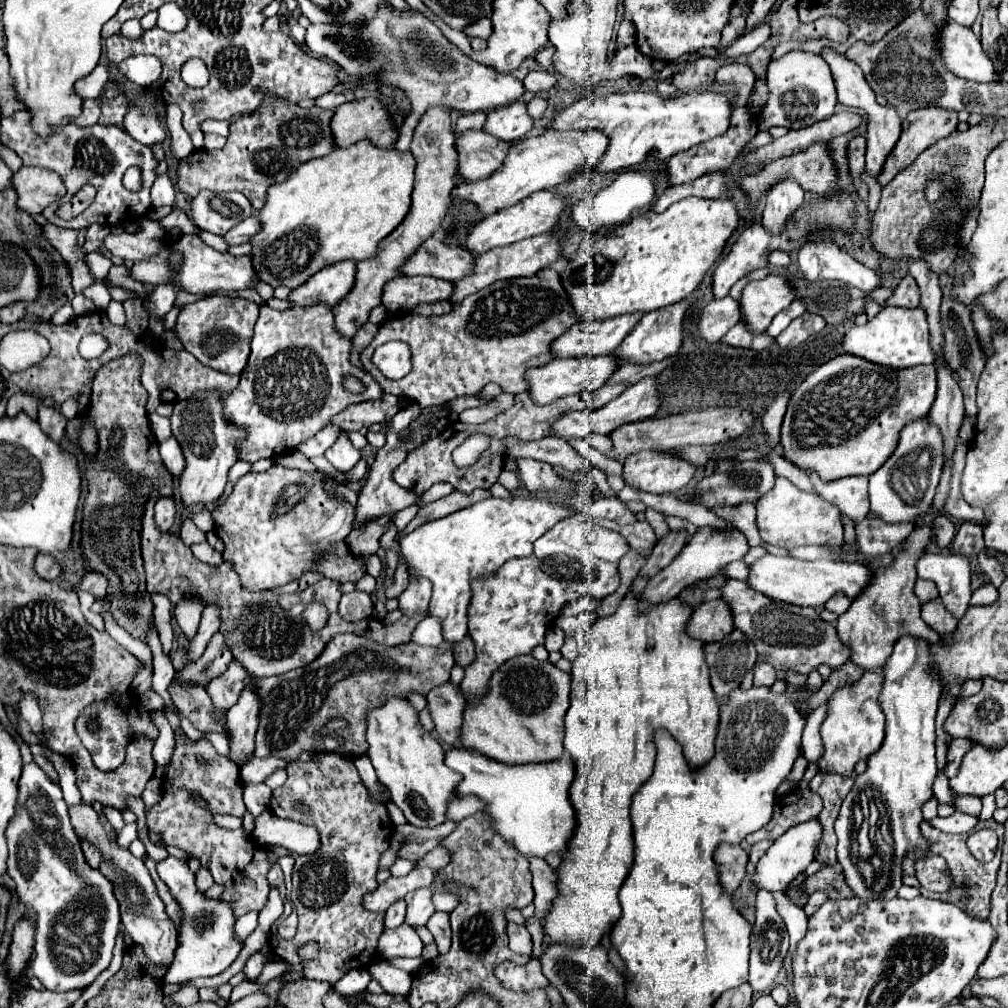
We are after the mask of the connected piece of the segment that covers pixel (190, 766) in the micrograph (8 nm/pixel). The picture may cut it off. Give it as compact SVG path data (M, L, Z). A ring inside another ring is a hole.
M176 733L176 749L166 773L166 781L168 783L164 783L162 801L148 811L148 827L160 833L166 845L178 847L202 861L202 867L206 867L212 873L214 881L224 887L220 899L234 909L234 917L242 917L248 911L260 911L266 905L270 893L266 876L272 863L265 849L256 845L250 837L242 839L242 831L228 831L212 823L214 813L242 817L246 811L238 767L230 759L218 755L212 743L190 743L182 733ZM196 755L202 755L208 765L202 767L196 761ZM192 793L198 793L206 801L208 809L200 809L194 803ZM240 849L242 869L238 869Z

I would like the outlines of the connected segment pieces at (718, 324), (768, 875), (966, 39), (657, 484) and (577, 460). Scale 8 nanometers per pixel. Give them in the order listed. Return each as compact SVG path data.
M732 297L726 299L714 299L710 301L704 309L702 315L698 319L696 331L698 337L708 341L708 343L716 343L720 341L728 329L732 329L738 321L740 321L740 311L738 311L738 301Z
M818 819L806 821L806 823L798 823L794 827L790 827L784 835L780 835L774 845L760 857L756 871L752 875L752 887L758 893L760 889L776 893L776 891L786 891L790 881L794 881L812 861L814 861L814 849L820 843L820 835L822 835L822 825L818 823Z
M948 19L936 35L936 47L954 75L978 83L1000 83L1000 75L972 29L958 27Z
M642 451L624 463L624 483L644 493L674 493L682 489L694 475L696 467L674 455L658 455L658 451Z
M506 437L504 443L508 447L509 457L532 457L538 461L544 461L552 467L560 465L570 471L584 471L584 473L596 484L601 496L618 497L618 493L610 490L606 475L597 467L590 464L584 457L576 453L566 441L544 437L540 441L520 443L515 437Z

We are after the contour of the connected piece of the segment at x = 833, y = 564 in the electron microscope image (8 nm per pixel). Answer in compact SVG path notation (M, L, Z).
M766 553L762 559L748 565L748 587L774 599L802 607L824 607L826 599L834 593L842 591L850 599L858 597L866 583L872 579L872 571L860 563L846 563L846 561L830 561L830 559L816 559L816 561L802 561L794 557L774 557Z

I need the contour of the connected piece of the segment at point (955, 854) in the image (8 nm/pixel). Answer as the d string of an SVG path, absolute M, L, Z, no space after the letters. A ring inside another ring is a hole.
M926 821L920 823L920 833L928 841L928 851L946 859L950 875L954 879L954 889L952 891L946 891L946 893L922 891L922 895L930 897L930 899L944 901L944 903L952 903L952 905L960 907L962 911L966 911L968 915L974 915L978 919L982 919L982 917L986 919L988 911L990 911L990 895L992 895L992 891L996 887L996 873L998 873L998 867L1000 867L1000 851L996 853L996 857L990 863L982 865L970 855L968 847L966 847L968 835L948 835L948 833L942 833L942 831L930 827L930 823L926 823Z

